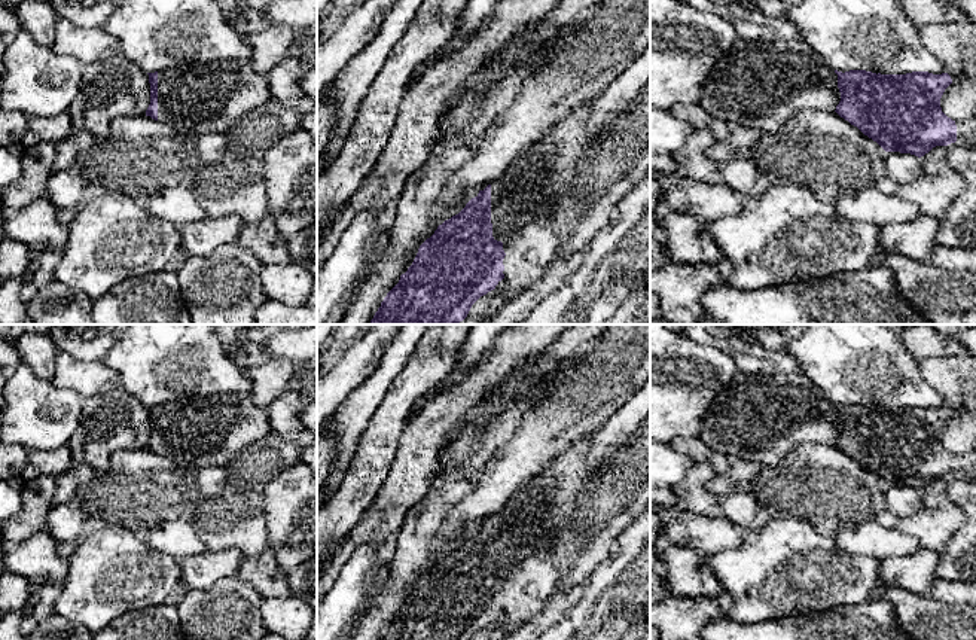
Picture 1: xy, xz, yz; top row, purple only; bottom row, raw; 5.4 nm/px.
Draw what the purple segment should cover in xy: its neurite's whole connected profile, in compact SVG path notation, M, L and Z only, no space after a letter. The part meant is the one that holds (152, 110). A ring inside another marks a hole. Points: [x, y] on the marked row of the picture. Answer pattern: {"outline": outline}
{"outline": "M248 60L187 63L147 74L150 104L146 116L184 135L222 132L228 138L229 152L262 158L265 144L271 141L271 119L265 107L272 94L265 76L254 71Z"}

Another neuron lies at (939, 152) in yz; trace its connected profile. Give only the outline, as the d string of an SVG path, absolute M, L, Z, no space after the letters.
M936 146L919 158L925 176L934 176L945 170L946 146Z

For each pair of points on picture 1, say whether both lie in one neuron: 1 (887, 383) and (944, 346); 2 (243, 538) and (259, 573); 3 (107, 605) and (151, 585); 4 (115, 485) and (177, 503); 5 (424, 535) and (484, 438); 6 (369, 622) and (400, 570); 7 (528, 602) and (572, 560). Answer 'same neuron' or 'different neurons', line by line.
1: different neurons
2: different neurons
3: same neuron
4: same neuron
5: same neuron
6: same neuron
7: same neuron

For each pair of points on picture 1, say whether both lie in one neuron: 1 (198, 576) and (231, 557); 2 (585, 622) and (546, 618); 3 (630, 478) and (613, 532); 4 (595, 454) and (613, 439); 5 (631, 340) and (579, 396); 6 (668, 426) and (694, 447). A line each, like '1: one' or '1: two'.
1: one
2: two
3: one
4: one
5: one
6: two

